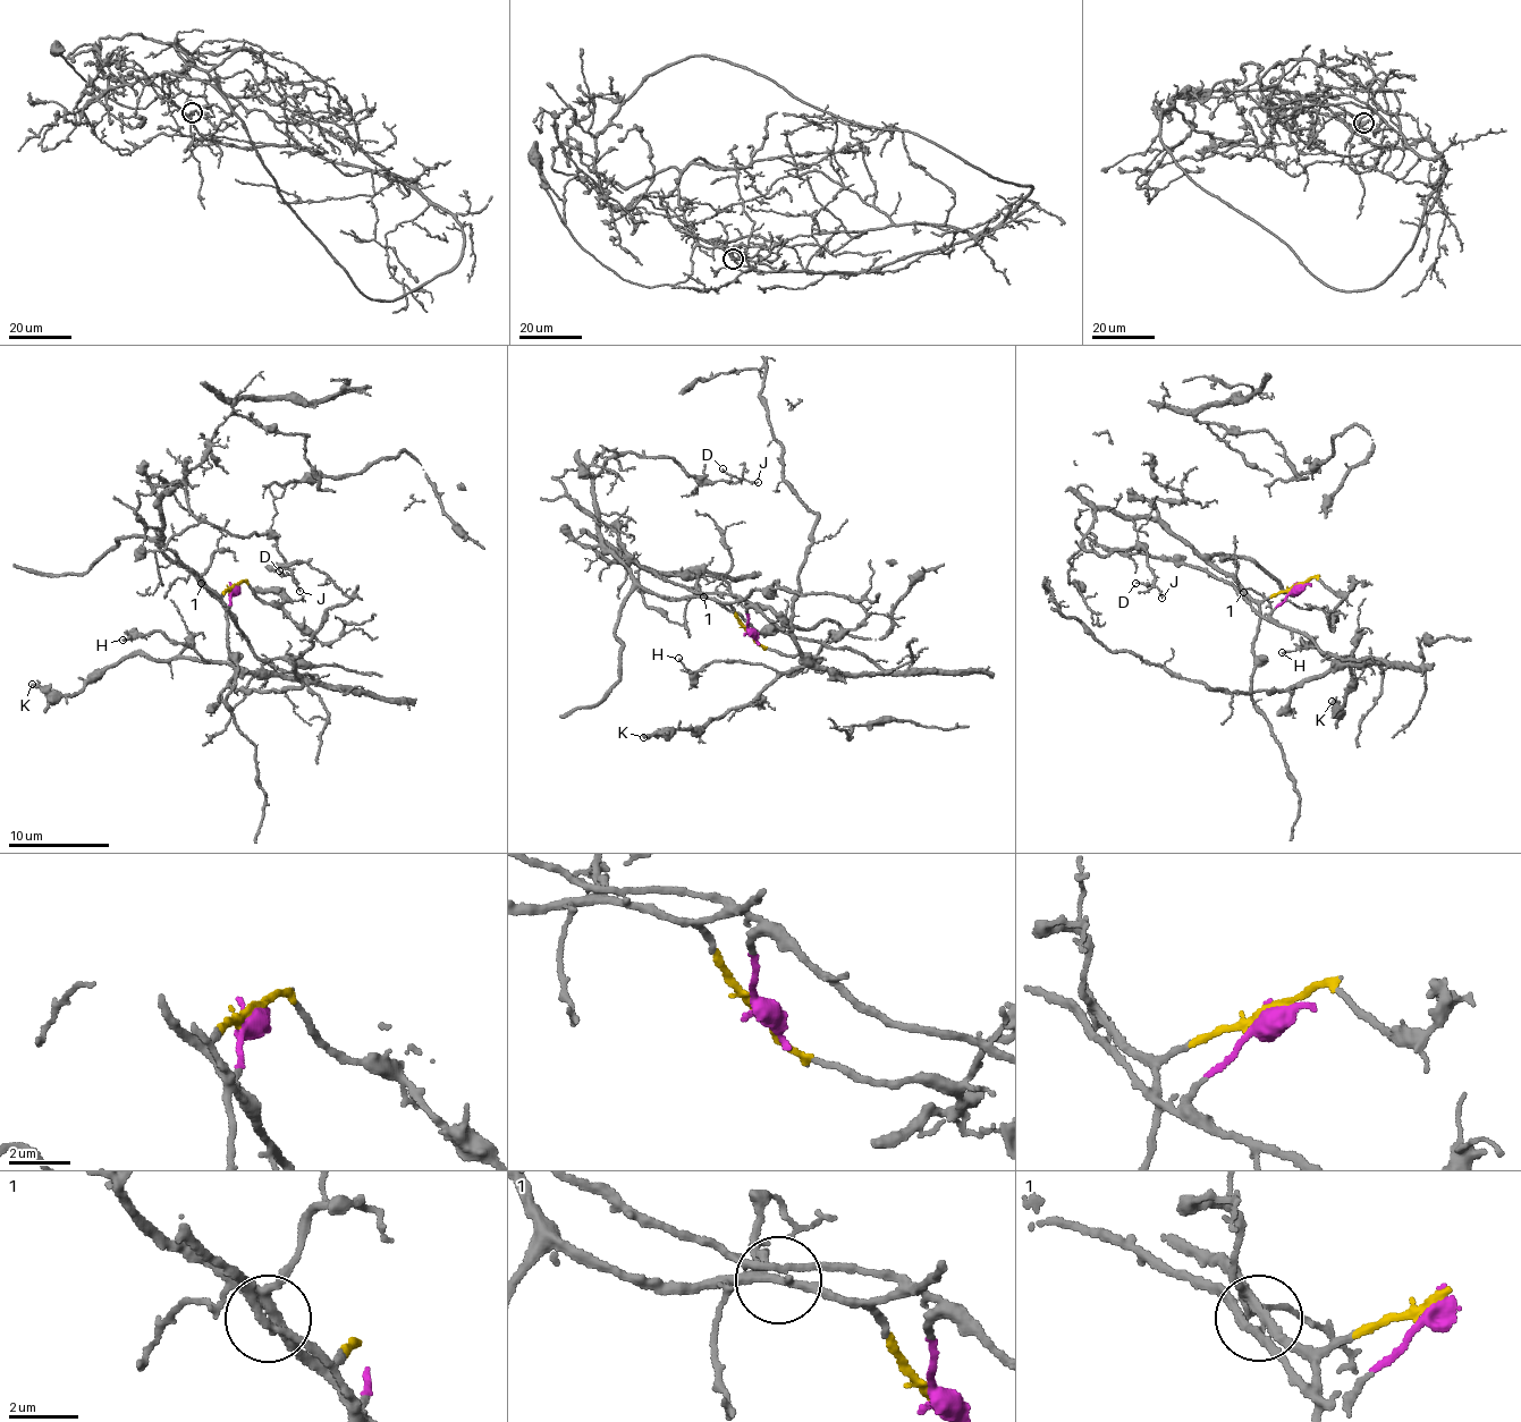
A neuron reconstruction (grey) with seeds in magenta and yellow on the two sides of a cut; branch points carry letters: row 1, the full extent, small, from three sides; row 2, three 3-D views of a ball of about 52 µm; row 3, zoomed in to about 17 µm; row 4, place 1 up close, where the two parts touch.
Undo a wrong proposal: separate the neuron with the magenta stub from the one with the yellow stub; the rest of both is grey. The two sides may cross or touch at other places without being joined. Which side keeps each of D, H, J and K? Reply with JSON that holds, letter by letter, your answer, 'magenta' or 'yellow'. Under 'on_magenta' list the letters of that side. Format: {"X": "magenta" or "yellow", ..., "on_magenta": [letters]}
{"D": "yellow", "H": "magenta", "J": "yellow", "K": "magenta", "on_magenta": ["H", "K"]}

